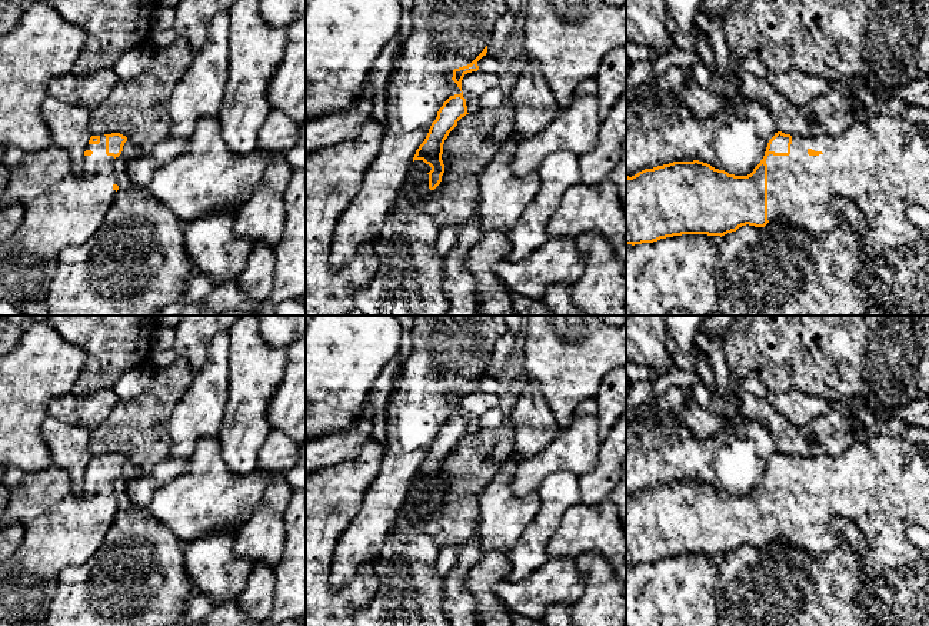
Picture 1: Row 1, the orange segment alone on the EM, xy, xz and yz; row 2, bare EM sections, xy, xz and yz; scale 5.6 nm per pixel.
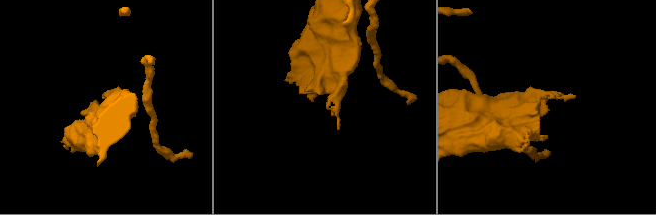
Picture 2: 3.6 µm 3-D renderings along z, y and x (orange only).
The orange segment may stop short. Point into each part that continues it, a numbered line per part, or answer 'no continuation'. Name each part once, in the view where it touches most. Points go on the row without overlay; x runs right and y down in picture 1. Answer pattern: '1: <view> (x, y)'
1: yz (881, 483)

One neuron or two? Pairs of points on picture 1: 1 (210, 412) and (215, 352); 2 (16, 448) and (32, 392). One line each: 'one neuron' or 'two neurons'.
1: one neuron
2: one neuron

